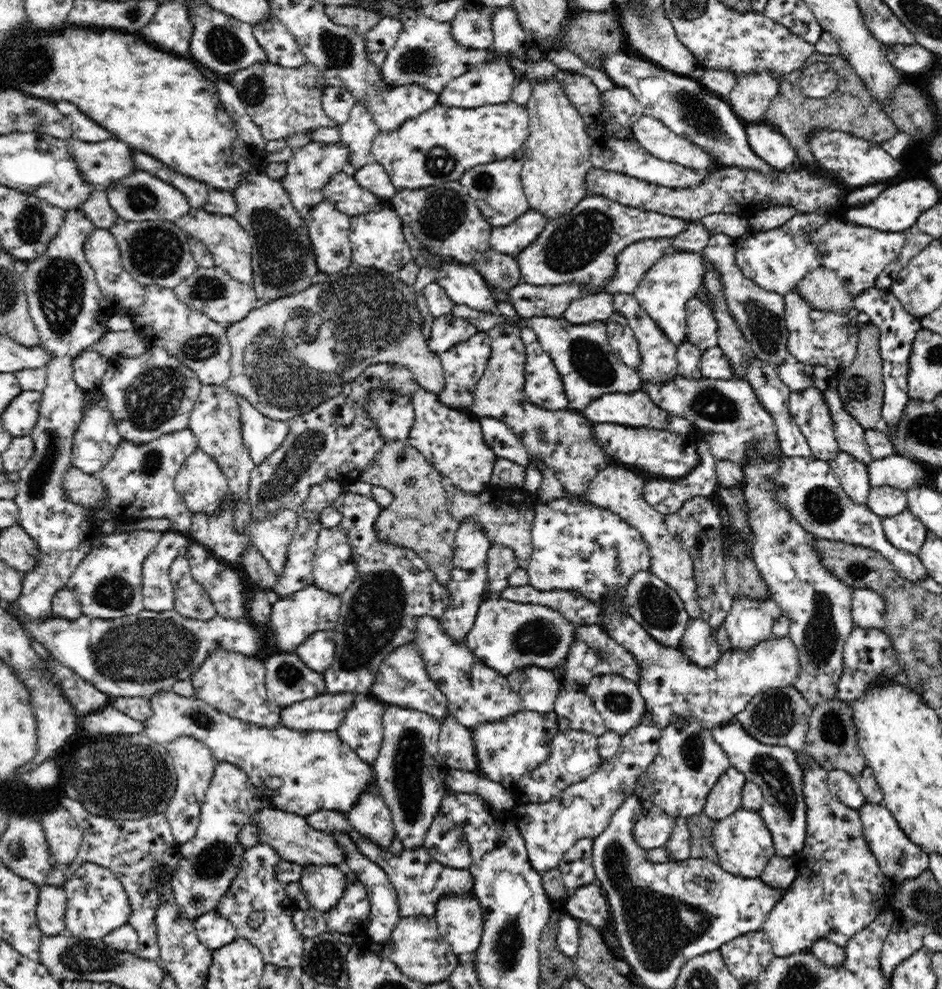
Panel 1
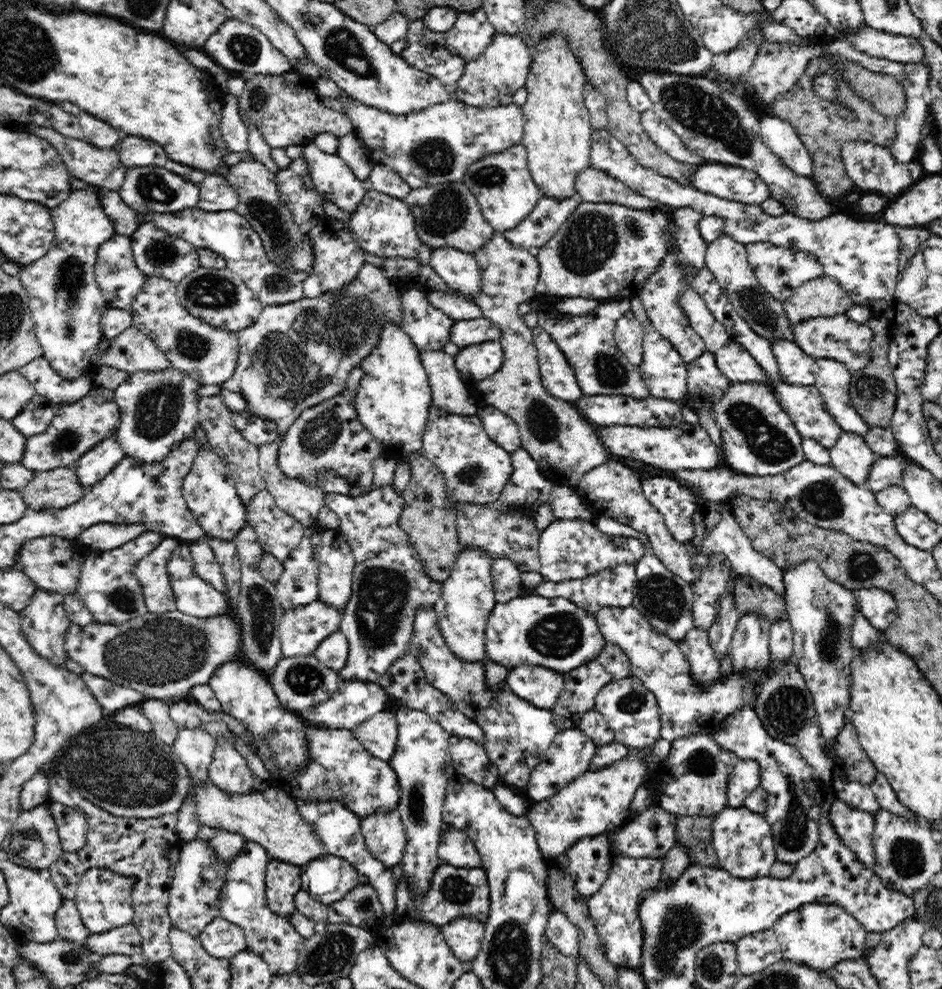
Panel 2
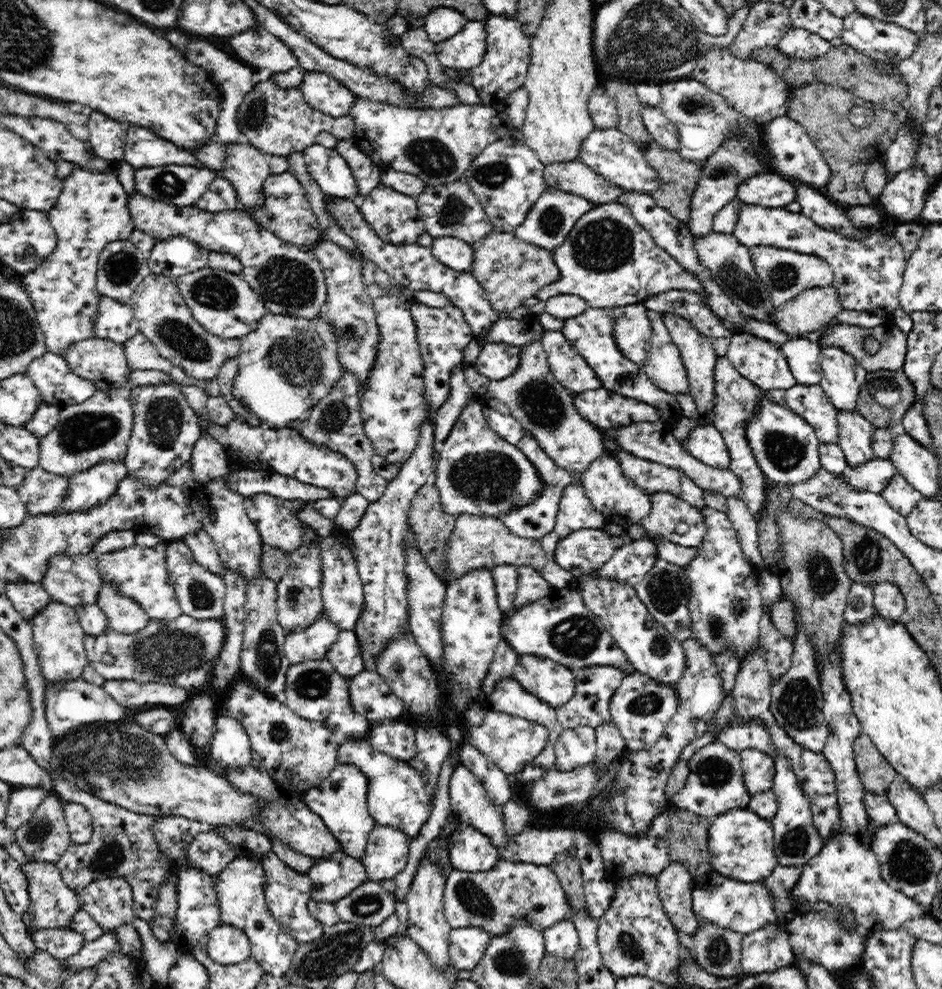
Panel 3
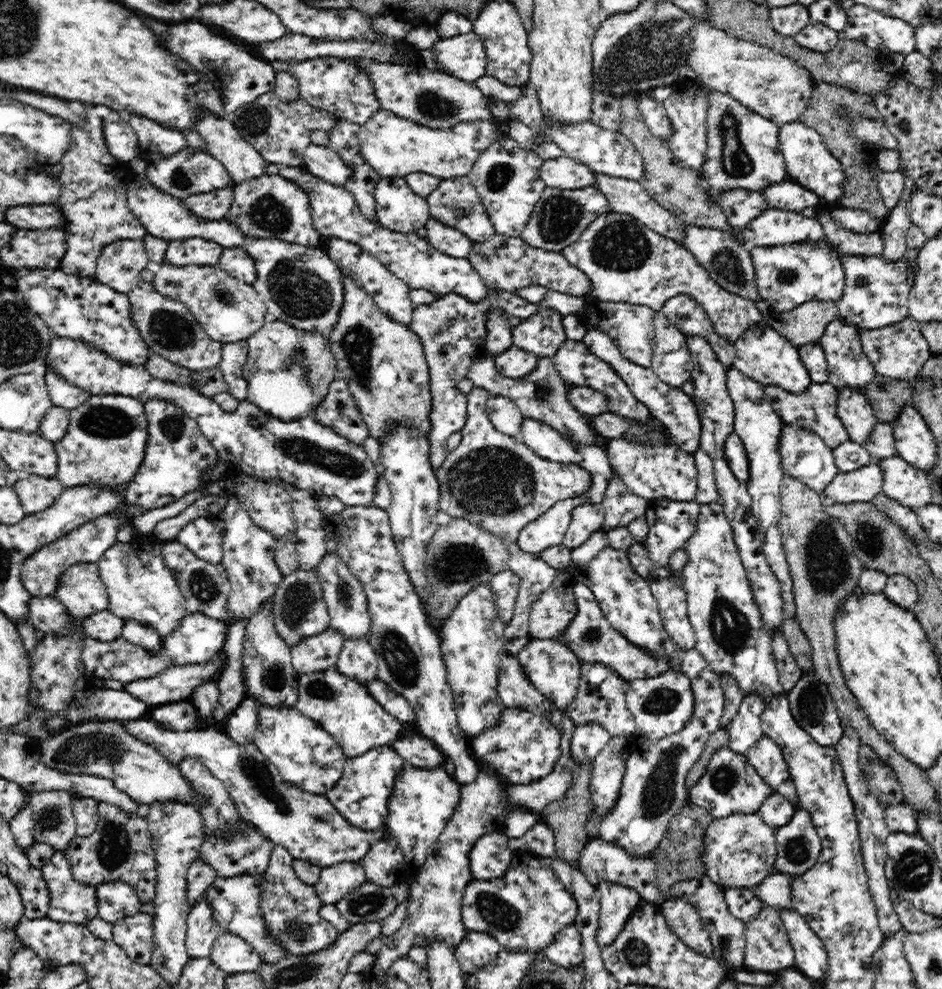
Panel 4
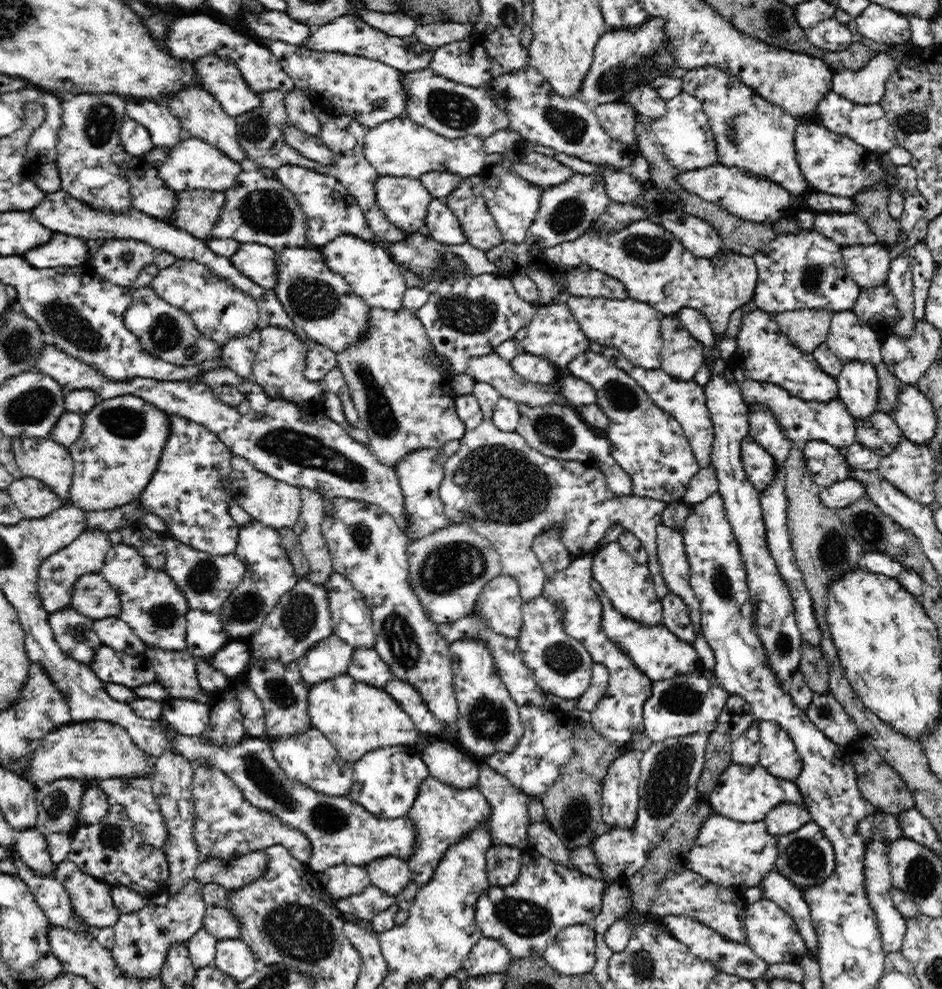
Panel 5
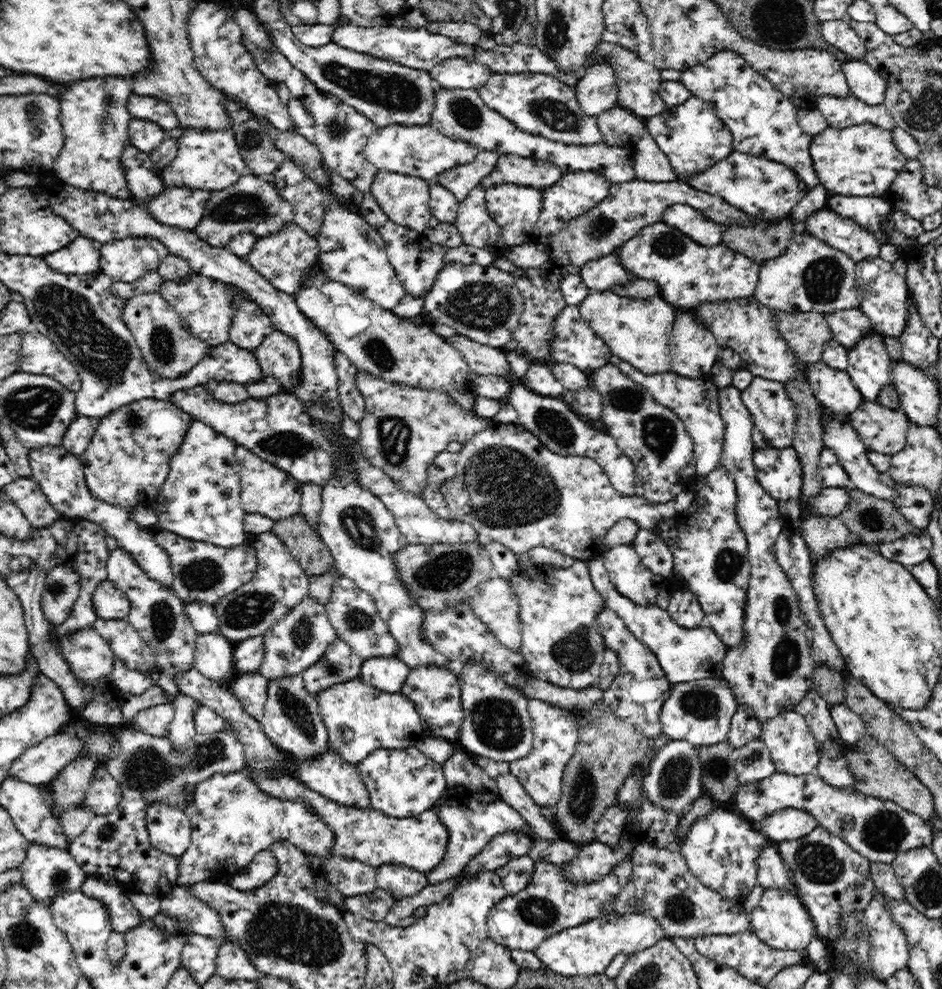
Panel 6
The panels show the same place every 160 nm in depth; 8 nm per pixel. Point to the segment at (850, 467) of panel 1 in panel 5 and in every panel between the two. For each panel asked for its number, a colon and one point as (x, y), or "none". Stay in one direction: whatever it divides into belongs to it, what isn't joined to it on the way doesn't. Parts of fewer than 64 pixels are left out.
2: (852, 457)
3: (855, 432)
4: (853, 409)
5: (858, 386)

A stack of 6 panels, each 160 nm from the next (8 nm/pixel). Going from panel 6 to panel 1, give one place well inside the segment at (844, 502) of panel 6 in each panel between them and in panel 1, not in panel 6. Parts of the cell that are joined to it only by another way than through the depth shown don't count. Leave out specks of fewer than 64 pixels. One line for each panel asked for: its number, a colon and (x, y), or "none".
1: (895, 471)
2: (886, 471)
3: (873, 475)
4: (862, 484)
5: (841, 494)

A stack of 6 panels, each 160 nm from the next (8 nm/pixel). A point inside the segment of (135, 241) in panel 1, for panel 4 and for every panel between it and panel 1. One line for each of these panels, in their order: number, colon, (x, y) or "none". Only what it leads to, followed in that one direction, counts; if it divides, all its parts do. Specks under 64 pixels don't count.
2: (156, 252)
3: (178, 255)
4: (191, 250)

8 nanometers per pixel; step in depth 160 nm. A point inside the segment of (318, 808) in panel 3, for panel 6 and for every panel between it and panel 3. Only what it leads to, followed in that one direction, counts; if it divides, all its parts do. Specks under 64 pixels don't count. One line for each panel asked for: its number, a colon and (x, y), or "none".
4: (361, 795)
5: (385, 781)
6: (403, 782)

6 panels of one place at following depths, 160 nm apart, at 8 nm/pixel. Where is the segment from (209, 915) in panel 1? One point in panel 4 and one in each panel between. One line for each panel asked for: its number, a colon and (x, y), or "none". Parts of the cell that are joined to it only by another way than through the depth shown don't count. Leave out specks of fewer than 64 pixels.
2: (222, 939)
3: (226, 944)
4: (232, 954)

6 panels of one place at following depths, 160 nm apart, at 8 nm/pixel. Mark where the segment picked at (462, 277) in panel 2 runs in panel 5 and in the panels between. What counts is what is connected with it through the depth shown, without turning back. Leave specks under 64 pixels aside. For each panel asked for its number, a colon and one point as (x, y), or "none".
3: (455, 253)
4: (450, 241)
5: (444, 227)

